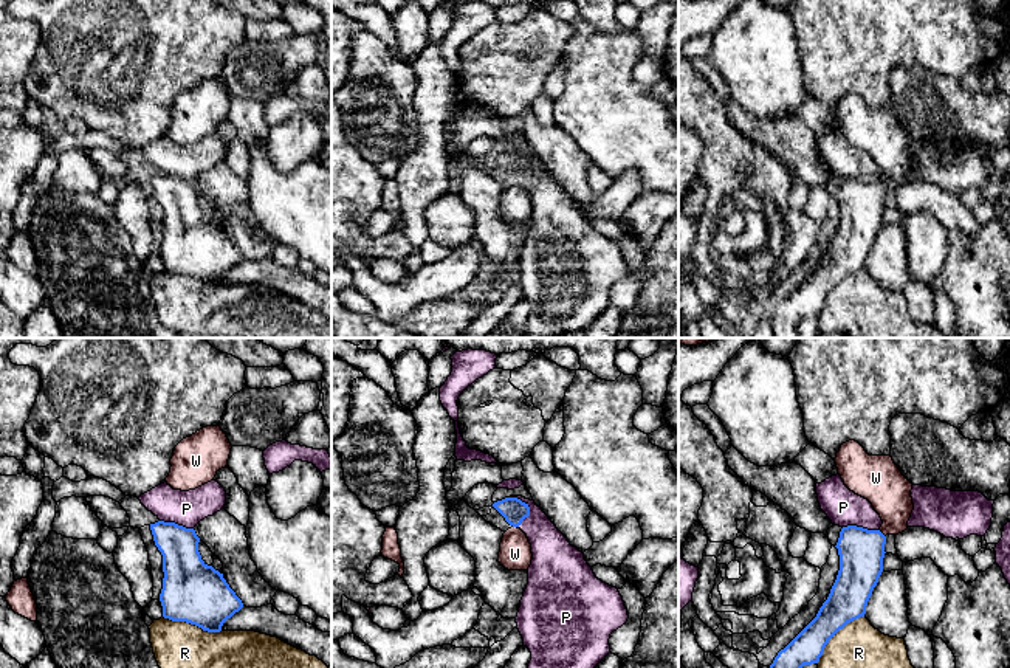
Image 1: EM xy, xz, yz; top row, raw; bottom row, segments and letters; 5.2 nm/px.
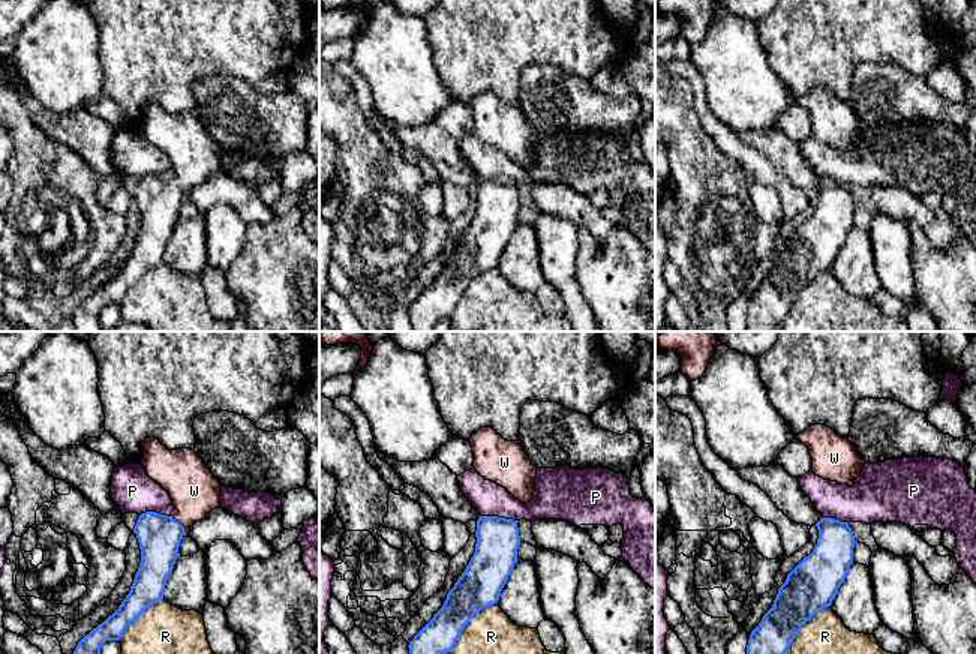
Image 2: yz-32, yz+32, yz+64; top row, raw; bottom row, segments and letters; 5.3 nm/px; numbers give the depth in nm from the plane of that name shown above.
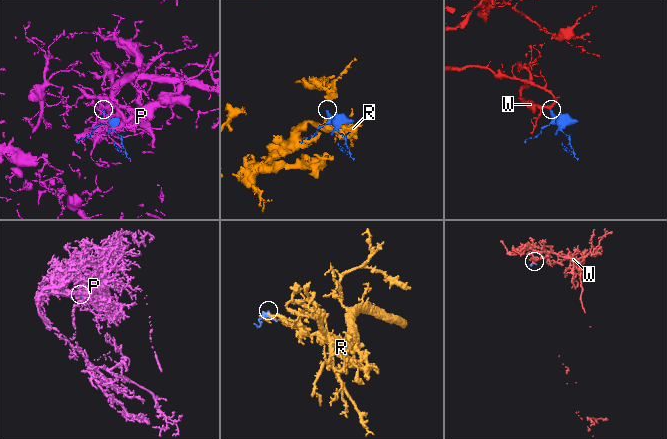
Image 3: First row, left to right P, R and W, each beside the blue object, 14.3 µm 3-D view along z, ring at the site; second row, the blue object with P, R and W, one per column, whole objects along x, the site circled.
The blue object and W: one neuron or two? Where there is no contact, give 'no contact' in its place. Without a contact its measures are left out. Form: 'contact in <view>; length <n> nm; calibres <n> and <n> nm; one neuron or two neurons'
contact in yz; length 60 nm; calibres 240 and 220 nm; one neuron

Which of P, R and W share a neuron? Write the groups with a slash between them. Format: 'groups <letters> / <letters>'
groups P / R / W

